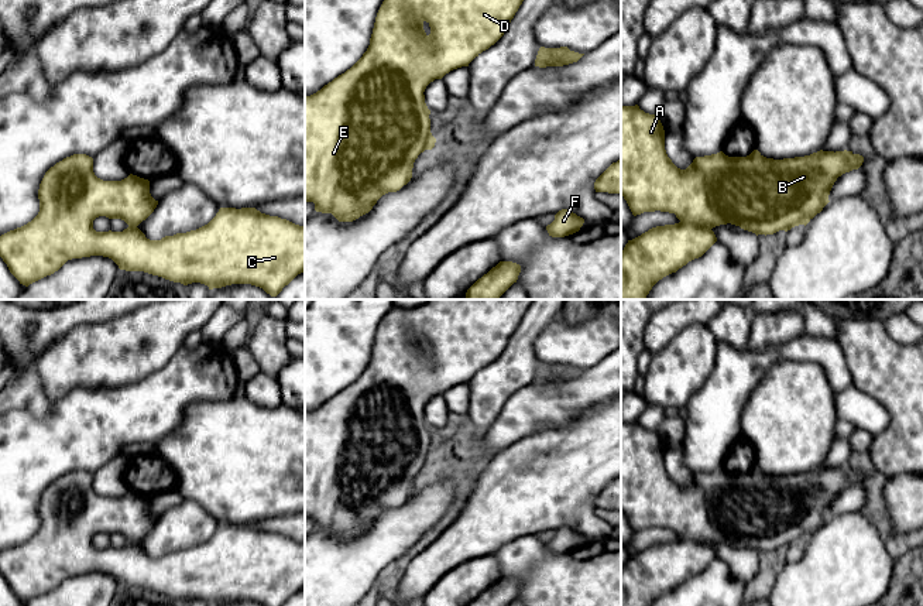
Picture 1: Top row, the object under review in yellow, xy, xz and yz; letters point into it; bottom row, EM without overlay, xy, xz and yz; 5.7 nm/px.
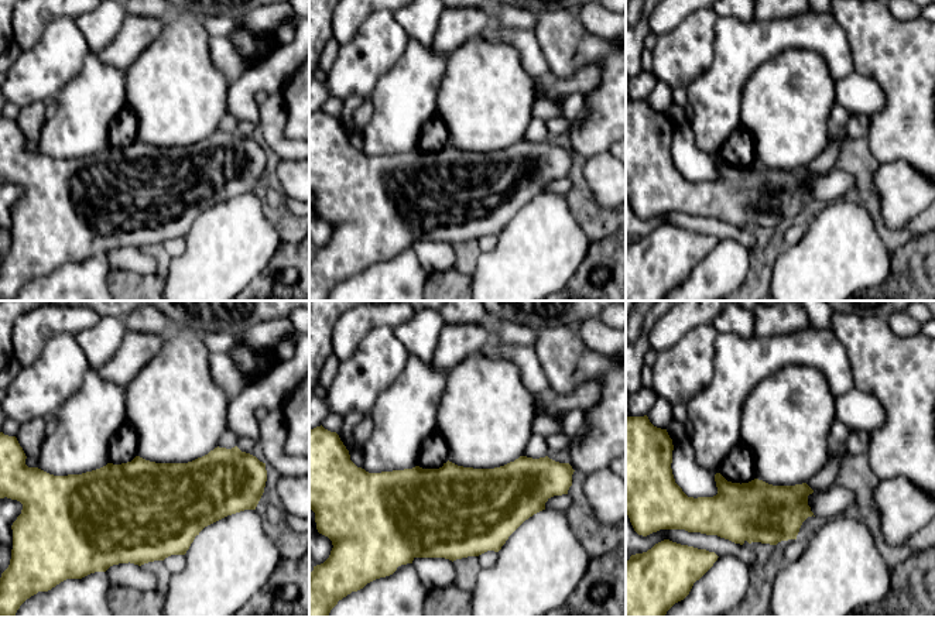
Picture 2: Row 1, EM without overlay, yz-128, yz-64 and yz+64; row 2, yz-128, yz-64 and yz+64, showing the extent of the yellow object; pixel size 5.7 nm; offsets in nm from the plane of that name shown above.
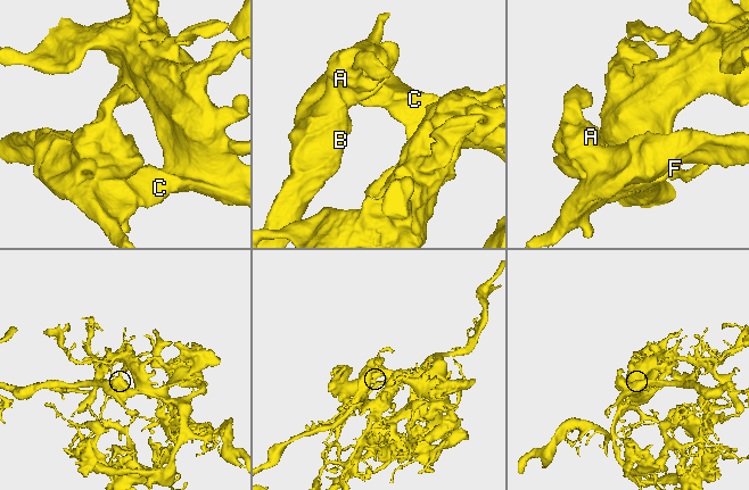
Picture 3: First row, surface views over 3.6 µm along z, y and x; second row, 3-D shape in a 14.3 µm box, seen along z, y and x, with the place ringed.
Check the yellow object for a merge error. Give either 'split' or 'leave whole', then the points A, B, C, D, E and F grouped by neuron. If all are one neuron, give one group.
leave whole | A B C D E F

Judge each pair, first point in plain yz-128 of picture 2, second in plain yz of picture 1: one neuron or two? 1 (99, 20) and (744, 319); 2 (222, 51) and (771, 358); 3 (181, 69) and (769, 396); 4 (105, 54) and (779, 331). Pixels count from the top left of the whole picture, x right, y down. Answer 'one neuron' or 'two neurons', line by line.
1: one neuron
2: one neuron
3: one neuron
4: one neuron

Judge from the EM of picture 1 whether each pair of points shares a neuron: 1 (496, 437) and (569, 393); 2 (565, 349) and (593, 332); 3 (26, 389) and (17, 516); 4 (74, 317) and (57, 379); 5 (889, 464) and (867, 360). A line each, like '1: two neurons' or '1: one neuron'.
1: one neuron
2: one neuron
3: two neurons
4: two neurons
5: one neuron

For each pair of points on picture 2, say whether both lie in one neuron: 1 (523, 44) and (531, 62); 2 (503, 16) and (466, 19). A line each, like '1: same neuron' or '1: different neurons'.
1: same neuron
2: different neurons

